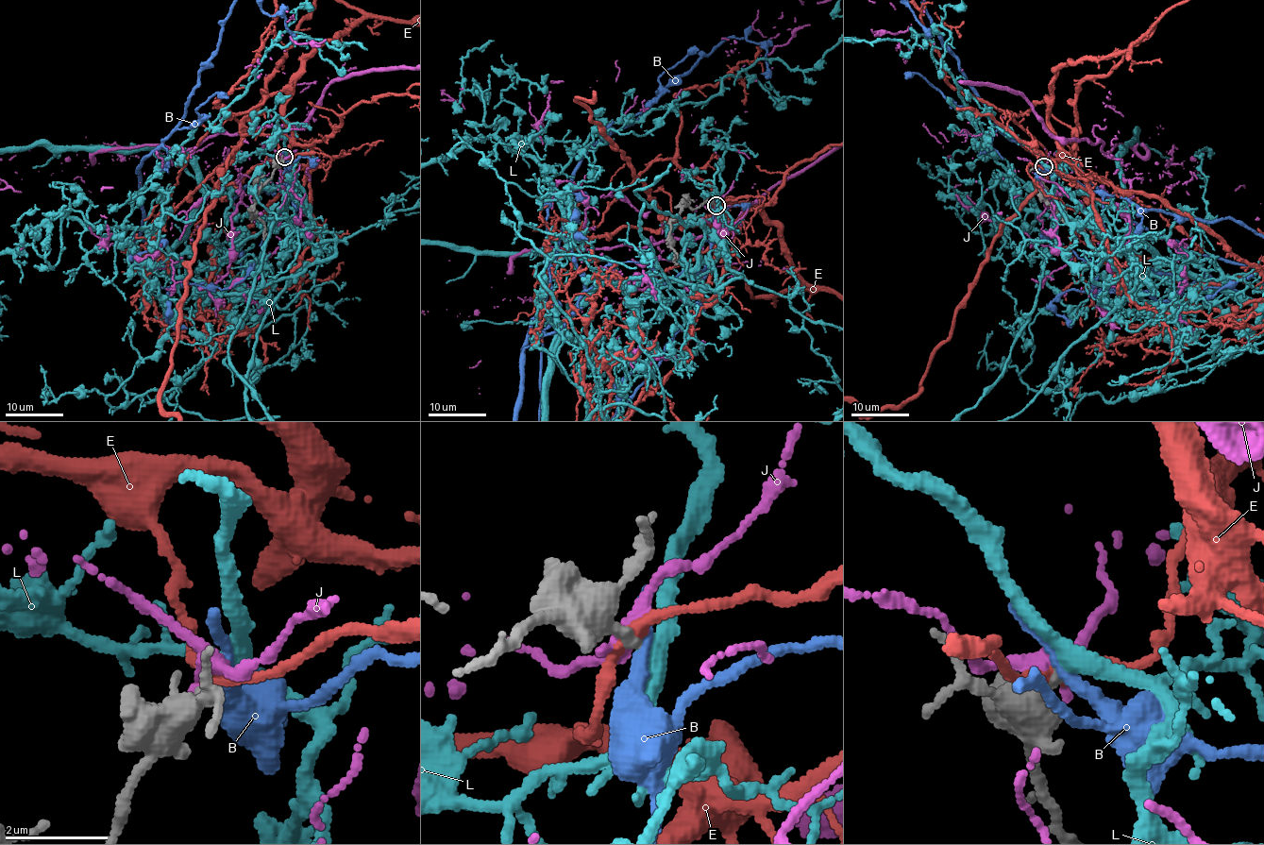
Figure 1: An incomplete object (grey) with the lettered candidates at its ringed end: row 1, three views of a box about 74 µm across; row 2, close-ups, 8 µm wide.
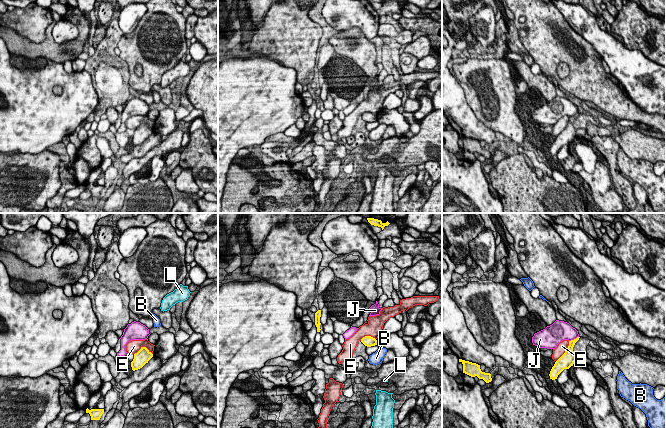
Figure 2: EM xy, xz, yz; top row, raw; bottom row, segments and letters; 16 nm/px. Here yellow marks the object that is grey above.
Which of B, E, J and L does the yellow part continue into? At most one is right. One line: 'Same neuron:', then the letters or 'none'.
Same neuron: L

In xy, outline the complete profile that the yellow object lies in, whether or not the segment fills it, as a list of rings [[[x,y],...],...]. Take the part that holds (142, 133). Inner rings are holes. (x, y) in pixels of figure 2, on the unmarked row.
[[[141,123],[141,125],[134,130],[134,135],[131,138],[132,146],[135,147],[142,144],[152,133],[153,130],[146,123]]]

